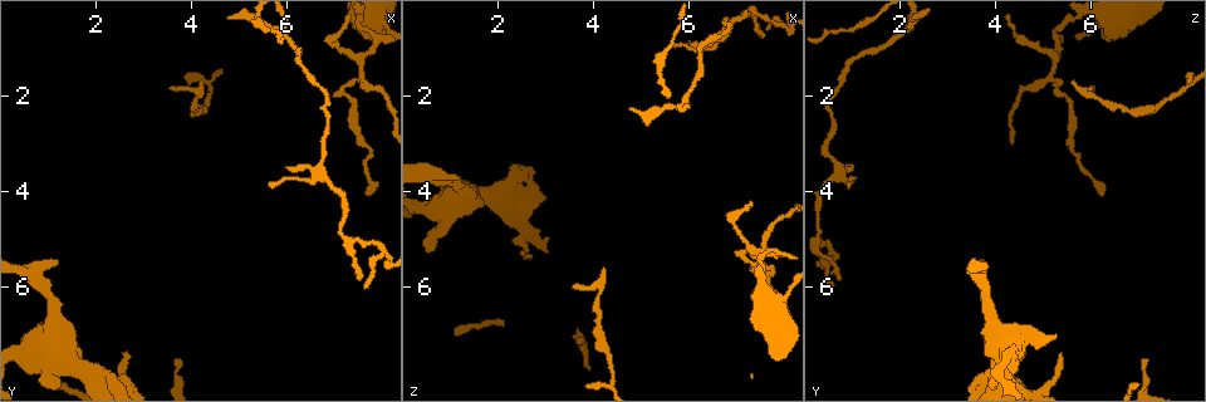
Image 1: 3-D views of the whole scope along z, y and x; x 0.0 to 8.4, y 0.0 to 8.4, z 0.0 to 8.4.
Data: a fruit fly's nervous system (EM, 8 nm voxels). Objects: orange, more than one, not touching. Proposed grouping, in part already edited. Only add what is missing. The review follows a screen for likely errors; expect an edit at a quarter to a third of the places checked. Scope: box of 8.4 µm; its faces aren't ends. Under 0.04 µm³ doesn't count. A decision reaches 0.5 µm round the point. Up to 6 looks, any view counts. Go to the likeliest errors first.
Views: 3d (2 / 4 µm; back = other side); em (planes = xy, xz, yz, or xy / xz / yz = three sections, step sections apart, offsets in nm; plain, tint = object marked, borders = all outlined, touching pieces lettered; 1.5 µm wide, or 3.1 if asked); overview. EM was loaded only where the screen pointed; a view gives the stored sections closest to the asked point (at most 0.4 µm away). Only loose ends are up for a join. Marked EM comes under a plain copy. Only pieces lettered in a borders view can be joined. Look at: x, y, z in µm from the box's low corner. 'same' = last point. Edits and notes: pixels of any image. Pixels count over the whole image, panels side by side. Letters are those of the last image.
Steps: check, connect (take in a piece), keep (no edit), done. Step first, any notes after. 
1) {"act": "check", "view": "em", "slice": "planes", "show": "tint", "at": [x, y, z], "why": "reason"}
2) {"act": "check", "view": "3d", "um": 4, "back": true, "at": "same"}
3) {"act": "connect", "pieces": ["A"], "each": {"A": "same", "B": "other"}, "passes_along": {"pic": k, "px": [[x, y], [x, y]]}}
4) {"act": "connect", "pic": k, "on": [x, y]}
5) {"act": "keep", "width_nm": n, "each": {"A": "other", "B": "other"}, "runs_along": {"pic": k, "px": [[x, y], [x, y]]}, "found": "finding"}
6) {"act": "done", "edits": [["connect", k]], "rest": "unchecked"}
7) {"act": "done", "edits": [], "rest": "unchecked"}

{"act": "check", "view": "em", "slice": "yz", "step": 8, "show": "tint", "at": [7.60, 5.80, 0.80]}

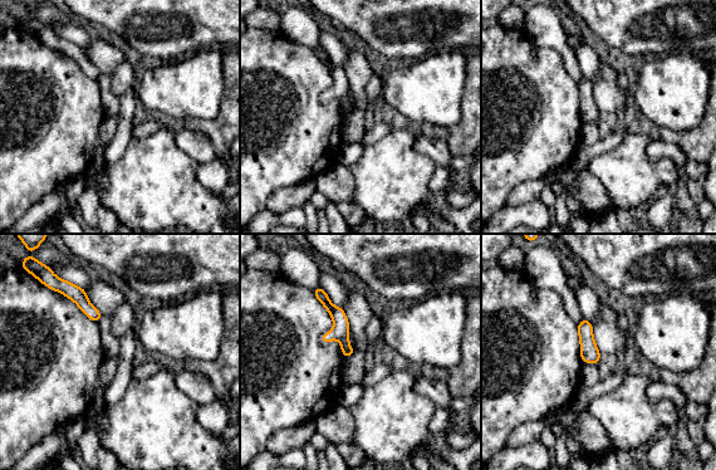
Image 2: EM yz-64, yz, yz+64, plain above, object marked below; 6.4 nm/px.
{"act": "check", "view": "em", "slice": "yz", "step": 8, "show": "borders", "at": "same"}

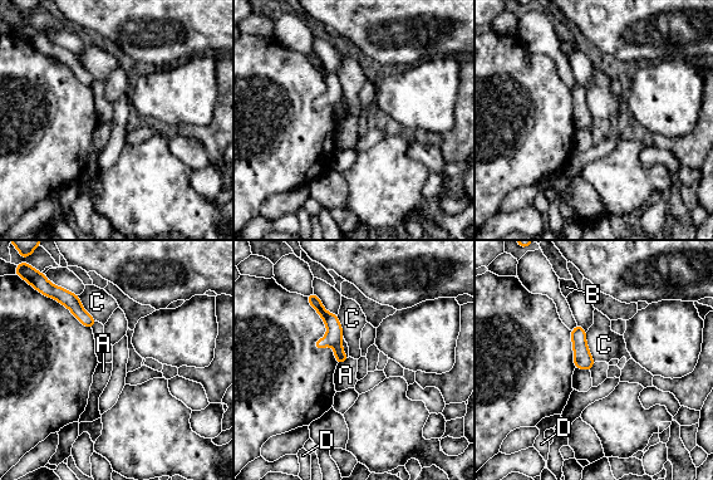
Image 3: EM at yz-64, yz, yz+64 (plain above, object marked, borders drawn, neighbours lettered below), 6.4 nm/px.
{"act": "keep", "each": {"A": "other", "B": "other", "C": "other", "D": "other"}, "border": {"pic": 3, "px": [[585, 332], [586, 347], [594, 362]]}, "found": "no lettered piece goes on from it"}

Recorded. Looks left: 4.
{"act": "check", "view": "3d", "um": 4, "at": [2.60, 7.40, 5.35], "why": "branch stops here"}

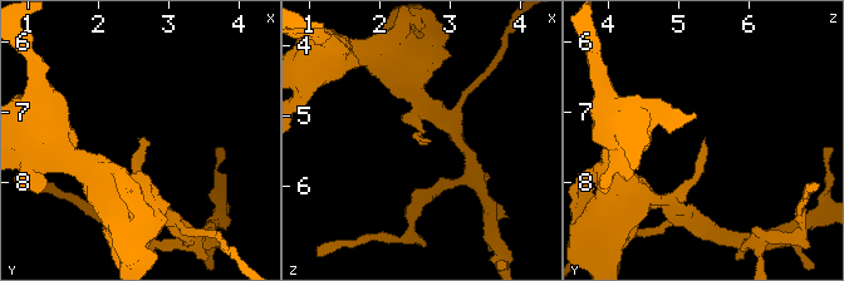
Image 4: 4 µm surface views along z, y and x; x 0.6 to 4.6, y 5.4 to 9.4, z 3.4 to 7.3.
{"act": "check", "view": "em", "slice": "planes", "show": "tint", "at": [2.65, 7.40, 5.40]}

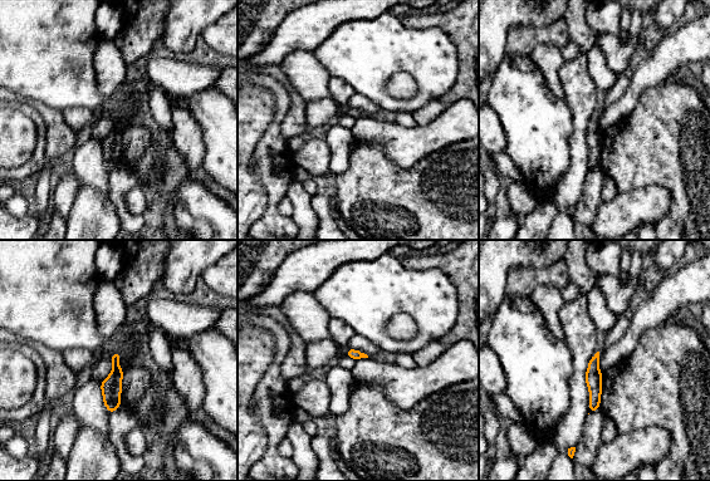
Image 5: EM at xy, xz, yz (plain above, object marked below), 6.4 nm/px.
{"act": "check", "view": "em", "slice": "planes", "show": "borders", "at": "same", "why": "what lies round it"}

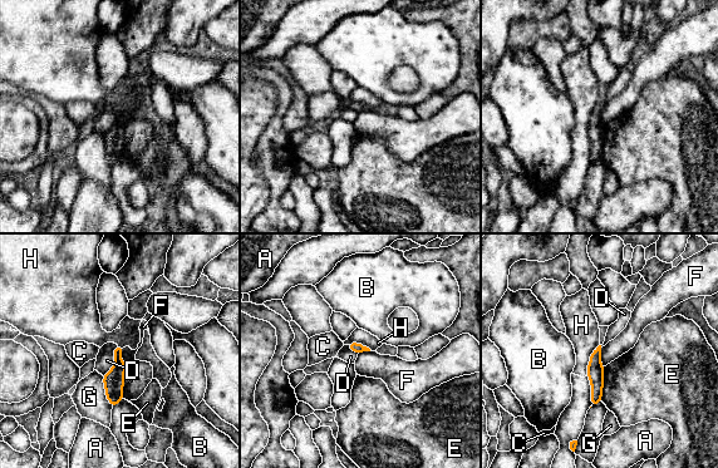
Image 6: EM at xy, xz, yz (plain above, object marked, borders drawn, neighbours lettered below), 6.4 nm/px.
{"act": "keep", "each": {"A": "other", "B": "other", "C": "other", "D": "other", "E": "other", "F": "other", "G": "other", "H": "other"}, "border": {"pic": 6, "px": [[600, 348], [600, 361], [604, 365]]}, "found": "none of them fits"}

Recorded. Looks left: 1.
{"act": "done", "edits": [], "rest": "unchecked"}

